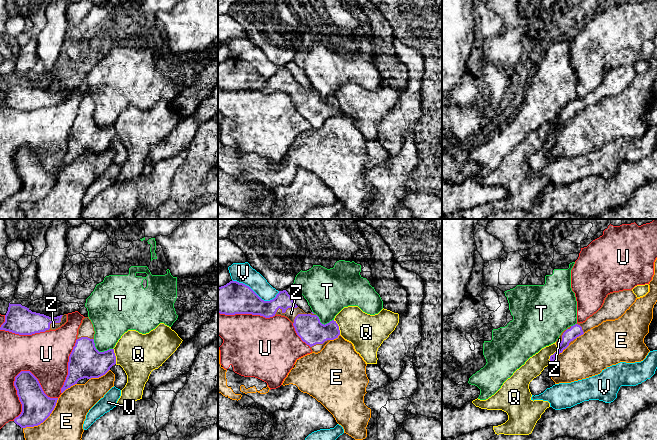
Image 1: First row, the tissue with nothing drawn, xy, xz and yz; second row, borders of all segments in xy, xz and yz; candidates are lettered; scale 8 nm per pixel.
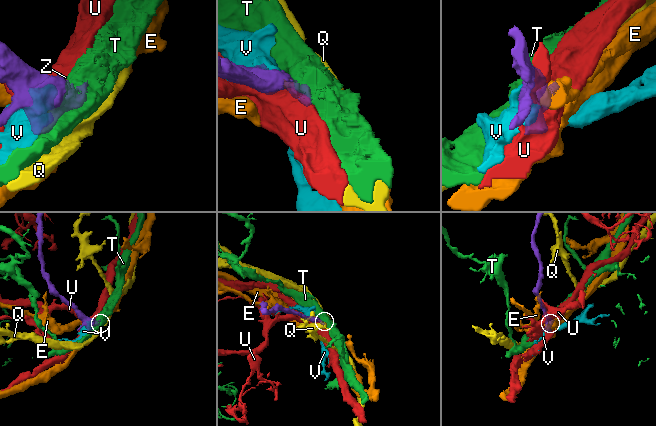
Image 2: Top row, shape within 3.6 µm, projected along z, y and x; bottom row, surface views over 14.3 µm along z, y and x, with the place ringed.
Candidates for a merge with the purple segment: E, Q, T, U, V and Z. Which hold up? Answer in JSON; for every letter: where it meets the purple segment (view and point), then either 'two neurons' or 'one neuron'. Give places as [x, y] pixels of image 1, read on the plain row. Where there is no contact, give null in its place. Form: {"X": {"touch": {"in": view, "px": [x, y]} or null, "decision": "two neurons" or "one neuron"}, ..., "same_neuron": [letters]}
{"E": {"touch": {"in": "xy", "px": [44, 196]}, "decision": "two neurons"}, "Q": {"touch": {"in": "yz", "px": [551, 131]}, "decision": "two neurons"}, "T": {"touch": {"in": "xy", "px": [100, 128]}, "decision": "two neurons"}, "U": {"touch": {"in": "xy", "px": [17, 168]}, "decision": "two neurons"}, "V": {"touch": {"in": "xz", "px": [255, 69]}, "decision": "two neurons"}, "Z": {"touch": {"in": "xz", "px": [285, 87]}, "decision": "one neuron"}, "same_neuron": ["Z"]}

